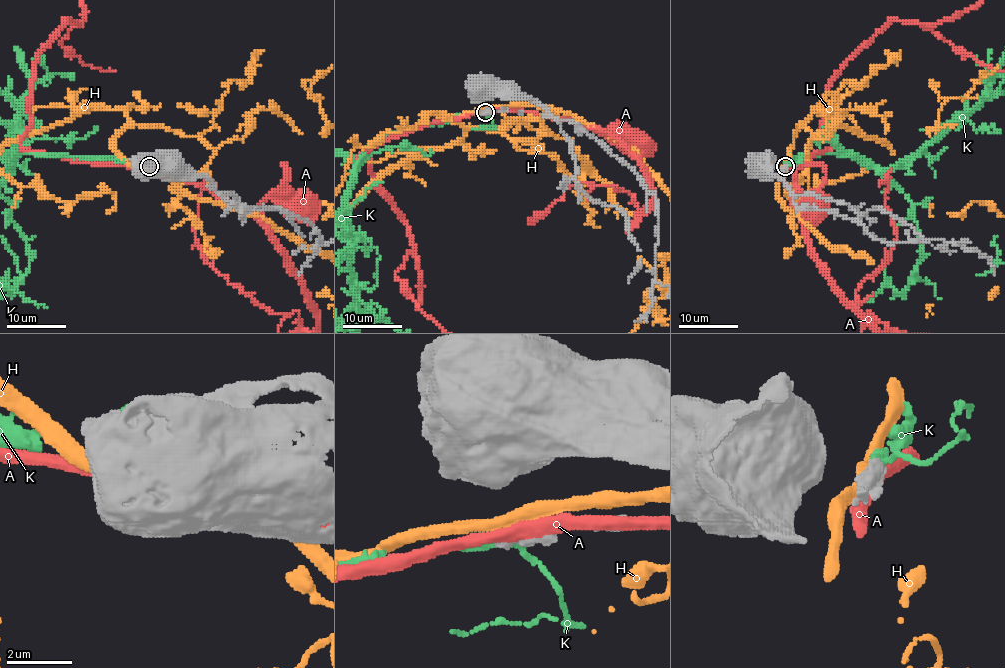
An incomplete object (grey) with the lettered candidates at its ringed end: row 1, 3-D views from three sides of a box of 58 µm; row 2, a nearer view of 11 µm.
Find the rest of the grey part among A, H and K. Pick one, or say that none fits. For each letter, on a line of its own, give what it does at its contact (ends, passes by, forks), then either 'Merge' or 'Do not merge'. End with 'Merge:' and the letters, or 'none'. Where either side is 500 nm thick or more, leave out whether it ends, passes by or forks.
A: Do not merge
H: Do not merge
K: Merge
Merge: K

